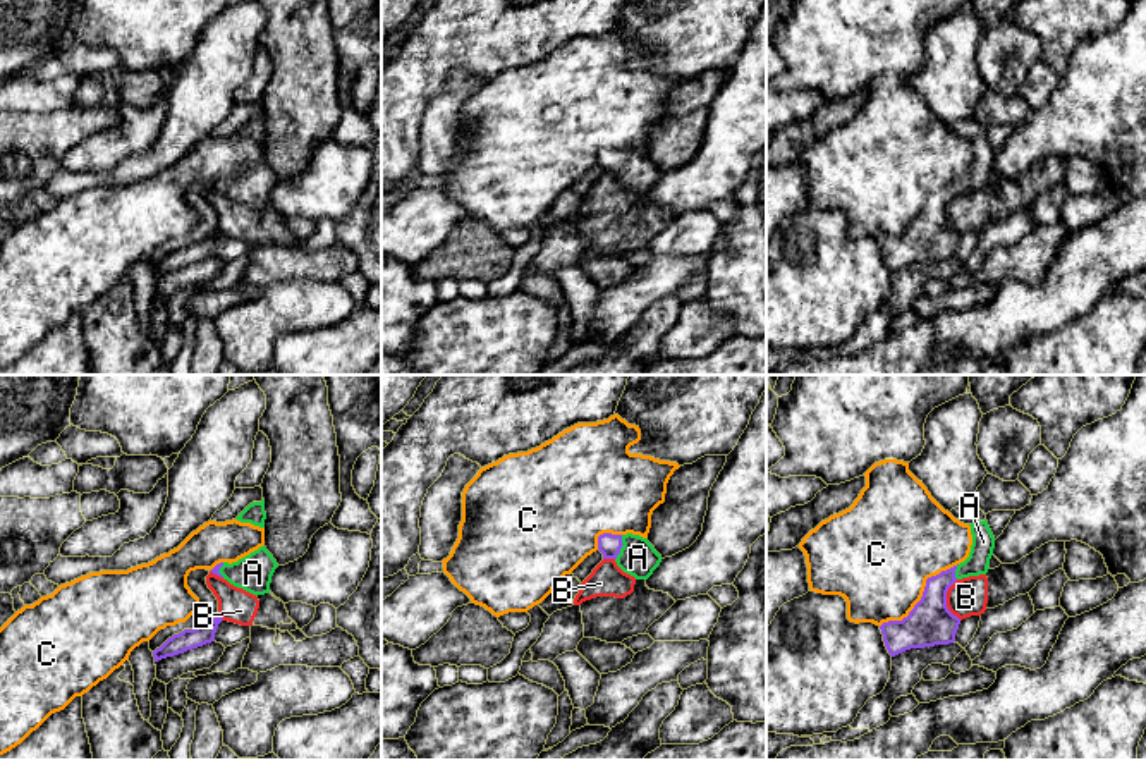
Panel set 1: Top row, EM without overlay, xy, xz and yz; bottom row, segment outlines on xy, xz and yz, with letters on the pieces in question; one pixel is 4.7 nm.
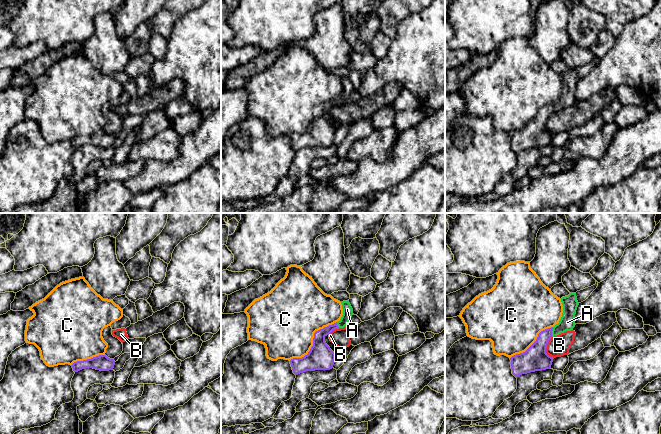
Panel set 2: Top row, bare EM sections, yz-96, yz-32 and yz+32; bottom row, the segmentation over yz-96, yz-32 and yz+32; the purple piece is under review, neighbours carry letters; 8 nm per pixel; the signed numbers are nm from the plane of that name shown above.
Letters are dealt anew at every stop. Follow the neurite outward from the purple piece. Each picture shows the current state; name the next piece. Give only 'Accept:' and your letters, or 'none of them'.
Accept: A

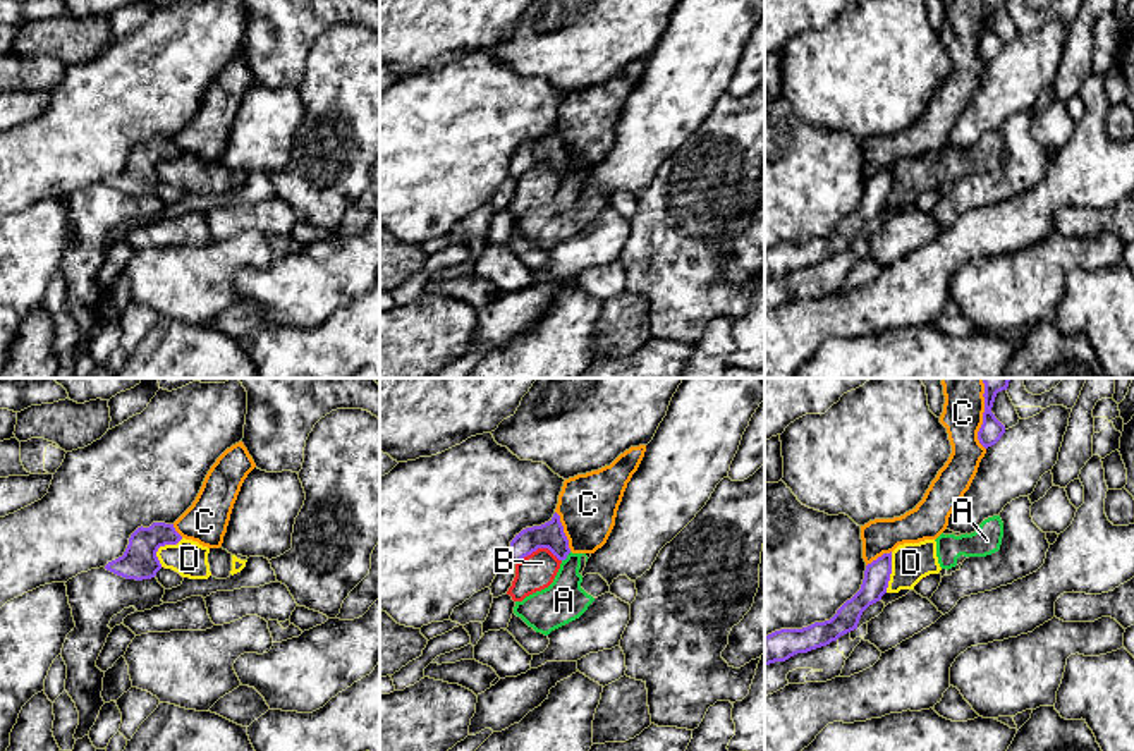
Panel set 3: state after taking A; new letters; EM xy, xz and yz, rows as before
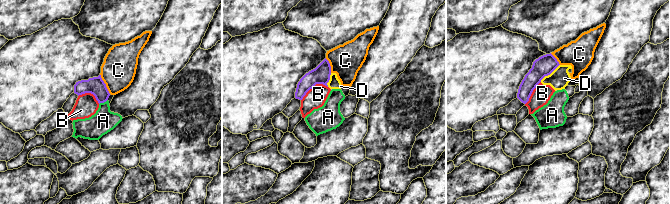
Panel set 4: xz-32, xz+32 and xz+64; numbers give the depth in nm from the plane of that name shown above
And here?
Accept: none of them

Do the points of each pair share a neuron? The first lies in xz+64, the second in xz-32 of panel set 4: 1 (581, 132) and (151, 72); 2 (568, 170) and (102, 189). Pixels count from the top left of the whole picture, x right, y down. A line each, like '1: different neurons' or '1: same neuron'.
1: different neurons
2: same neuron

